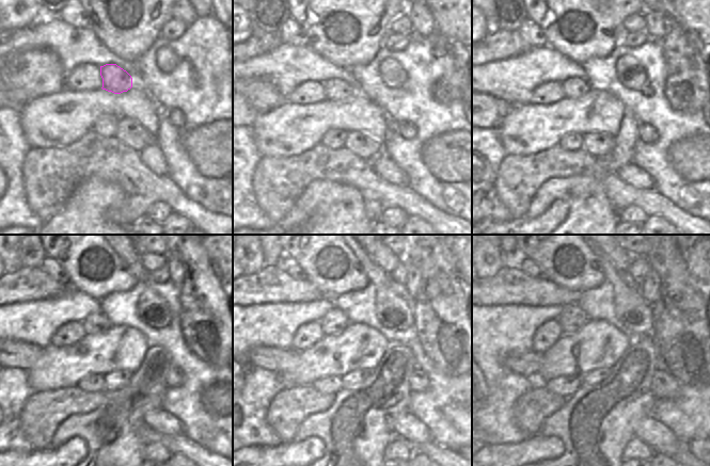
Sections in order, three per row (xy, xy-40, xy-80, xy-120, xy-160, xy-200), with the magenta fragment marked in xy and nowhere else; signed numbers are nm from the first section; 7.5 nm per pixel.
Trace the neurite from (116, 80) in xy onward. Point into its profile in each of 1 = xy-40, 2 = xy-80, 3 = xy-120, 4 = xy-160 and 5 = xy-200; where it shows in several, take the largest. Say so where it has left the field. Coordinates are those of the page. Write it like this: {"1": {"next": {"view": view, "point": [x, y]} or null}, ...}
{"1": {"next": {"view": "xy-40", "point": [335, 89]}}, "2": {"next": {"view": "xy-80", "point": [573, 87]}}, "3": {"next": {"view": "xy-120", "point": [95, 323]}}, "4": {"next": {"view": "xy-160", "point": [334, 321]}}, "5": {"next": {"view": "xy-200", "point": [572, 318]}}}

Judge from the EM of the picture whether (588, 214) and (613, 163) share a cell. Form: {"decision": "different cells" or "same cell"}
{"decision": "same cell"}

